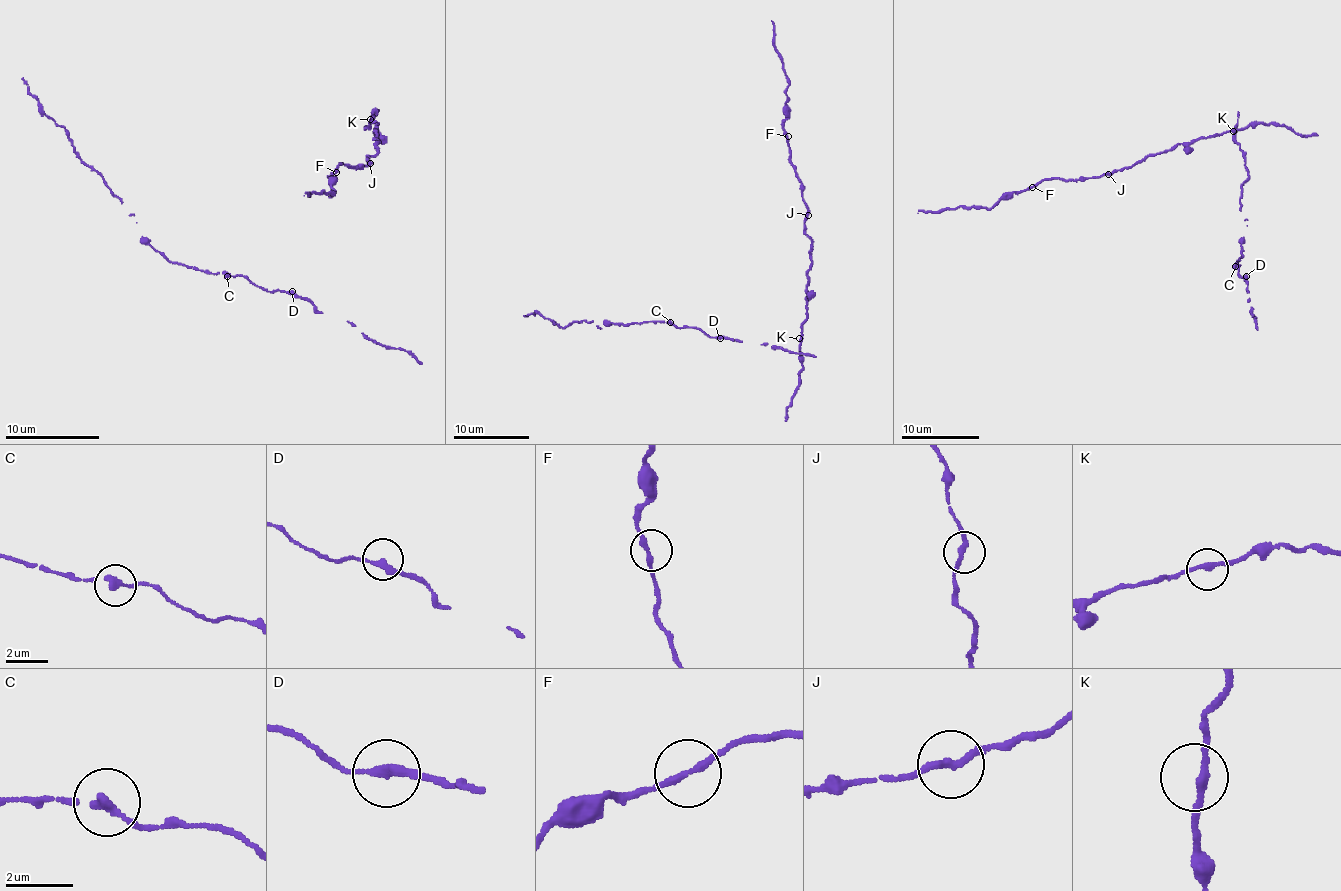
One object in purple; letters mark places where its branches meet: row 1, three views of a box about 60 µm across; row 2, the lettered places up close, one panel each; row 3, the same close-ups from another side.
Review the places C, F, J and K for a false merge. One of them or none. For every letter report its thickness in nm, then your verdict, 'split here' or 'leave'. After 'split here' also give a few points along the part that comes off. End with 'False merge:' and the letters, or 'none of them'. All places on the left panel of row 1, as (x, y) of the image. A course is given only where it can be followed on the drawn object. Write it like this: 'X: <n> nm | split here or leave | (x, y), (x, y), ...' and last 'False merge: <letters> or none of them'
C: 240 nm | leave
F: 200 nm | leave
J: 220 nm | leave
K: 200 nm | leave
False merge: none of them

